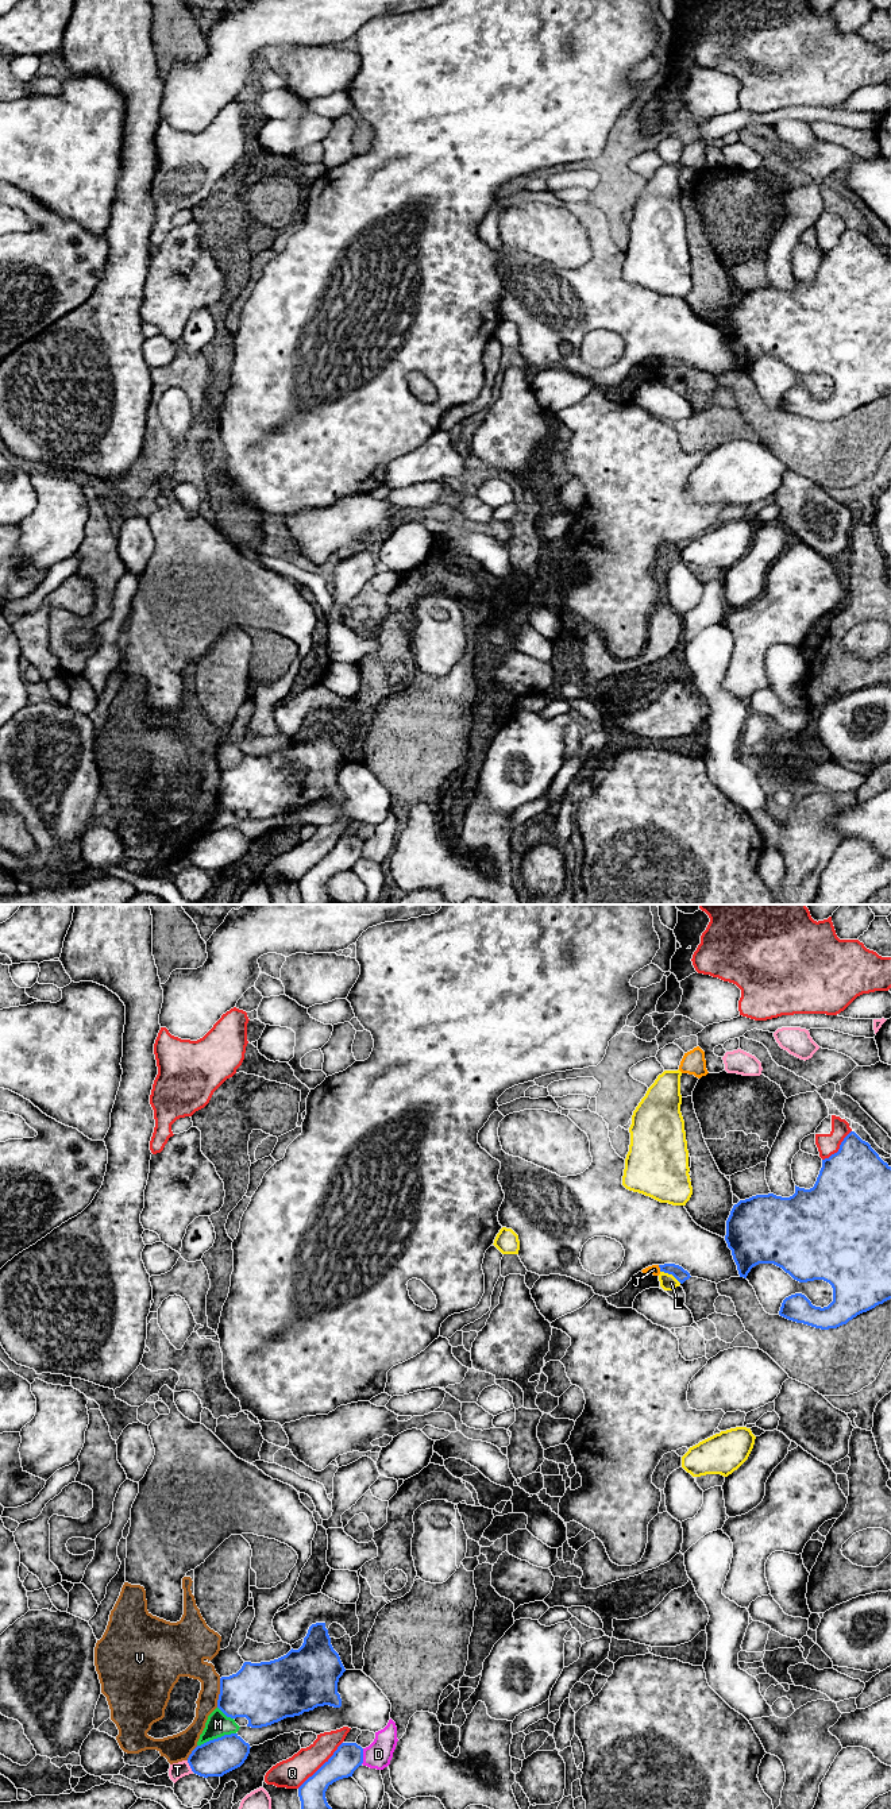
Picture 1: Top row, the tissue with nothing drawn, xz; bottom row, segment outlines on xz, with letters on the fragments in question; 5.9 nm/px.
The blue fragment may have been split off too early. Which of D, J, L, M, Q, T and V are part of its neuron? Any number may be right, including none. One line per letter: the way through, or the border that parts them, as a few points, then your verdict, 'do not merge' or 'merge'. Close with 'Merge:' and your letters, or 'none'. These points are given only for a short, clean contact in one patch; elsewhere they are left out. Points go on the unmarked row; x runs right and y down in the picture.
D: do not merge
J: border along xz (658, 358), (660, 363); do not merge
L: do not merge
M: do not merge
Q: do not merge
T: do not merge
V: do not merge
Merge: none

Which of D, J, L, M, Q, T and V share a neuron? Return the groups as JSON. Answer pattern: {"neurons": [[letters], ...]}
{"neurons": [["D"], ["J"], ["L"], ["M"], ["Q"], ["T"], ["V"]]}

